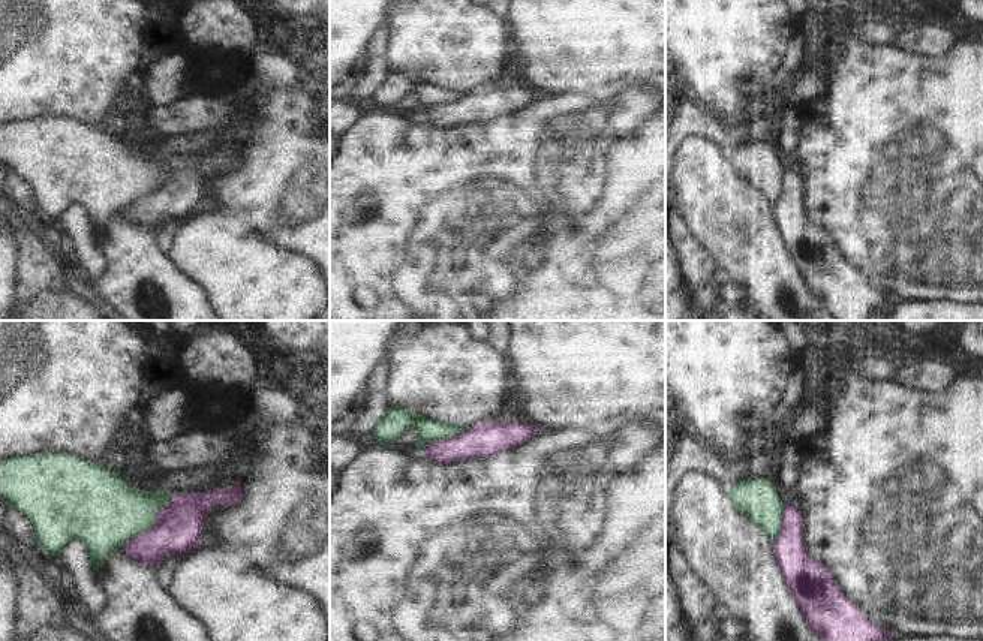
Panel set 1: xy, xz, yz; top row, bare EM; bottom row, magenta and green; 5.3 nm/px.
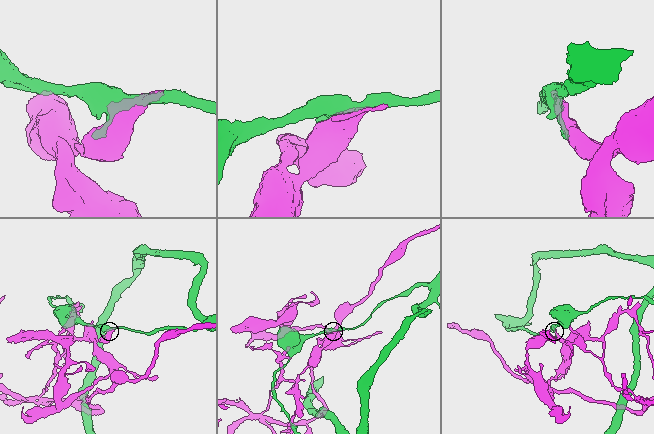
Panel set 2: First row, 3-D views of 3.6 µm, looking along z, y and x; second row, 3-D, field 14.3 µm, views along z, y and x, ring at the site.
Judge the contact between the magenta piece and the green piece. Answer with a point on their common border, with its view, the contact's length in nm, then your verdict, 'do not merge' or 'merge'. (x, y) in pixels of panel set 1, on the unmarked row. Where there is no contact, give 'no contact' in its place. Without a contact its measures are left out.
contact xy (155, 189); length 380 nm; do not merge

